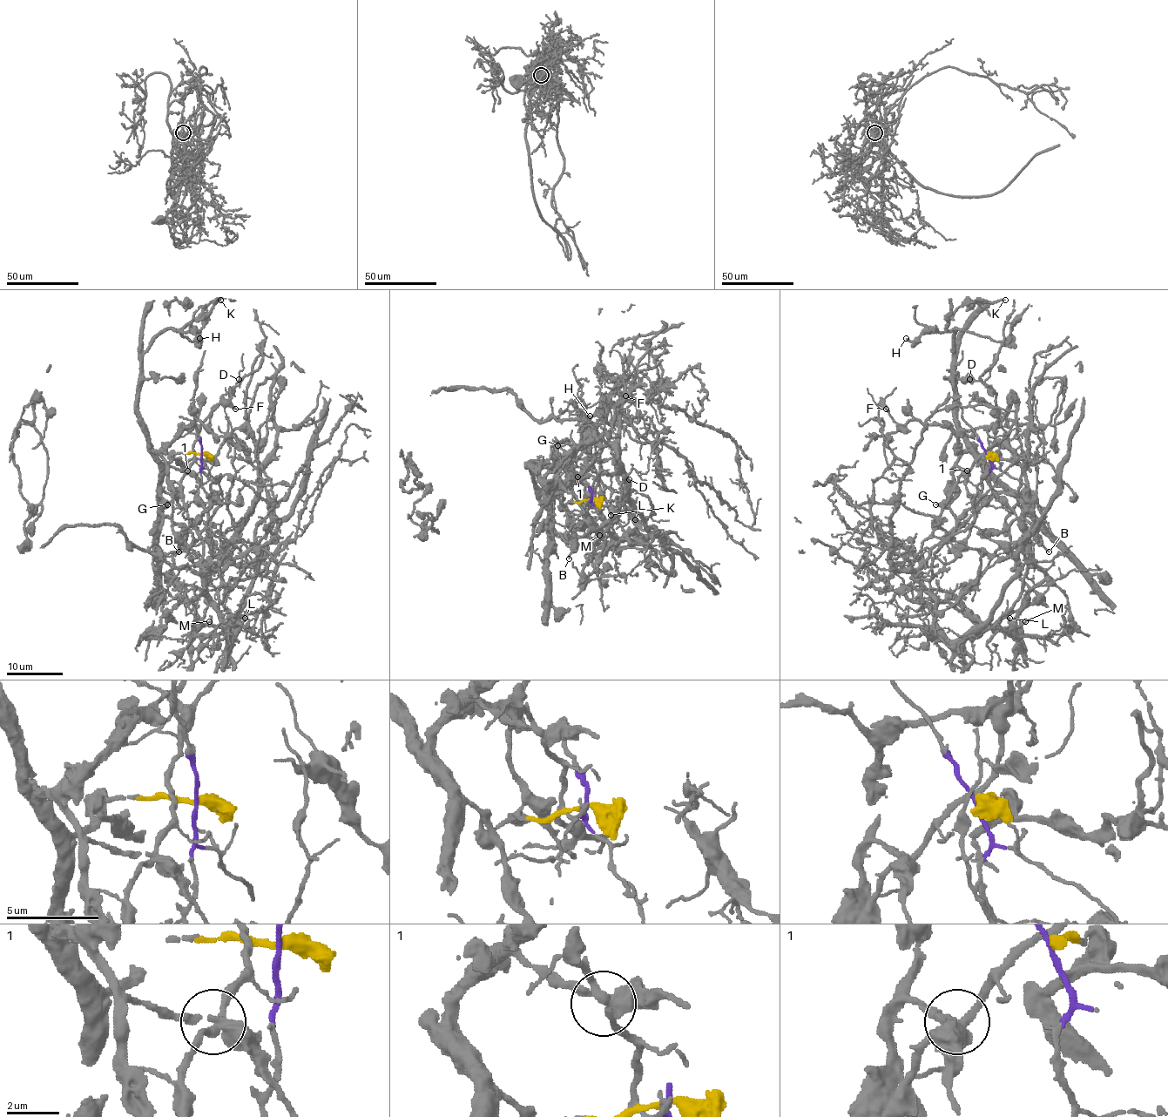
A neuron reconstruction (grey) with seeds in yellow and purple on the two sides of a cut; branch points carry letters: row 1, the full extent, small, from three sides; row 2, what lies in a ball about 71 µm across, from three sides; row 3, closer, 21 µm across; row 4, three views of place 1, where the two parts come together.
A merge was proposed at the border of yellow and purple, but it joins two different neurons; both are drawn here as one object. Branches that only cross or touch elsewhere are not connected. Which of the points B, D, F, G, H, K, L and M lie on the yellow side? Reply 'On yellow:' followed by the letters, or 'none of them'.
On yellow: B, F, G, H, K

